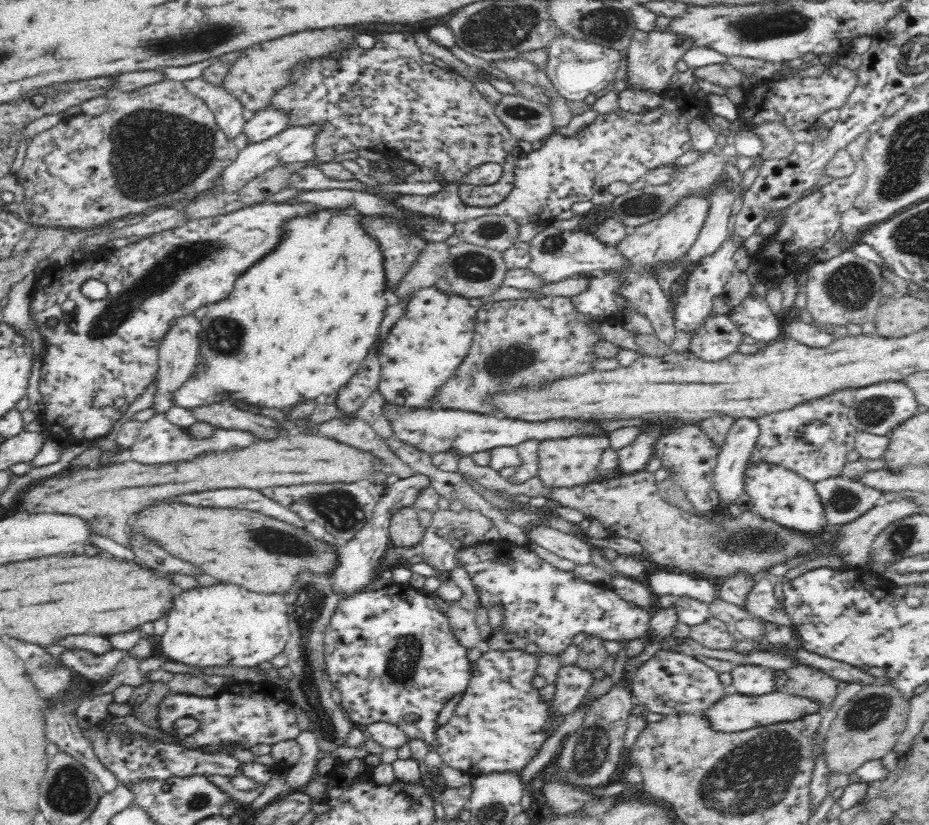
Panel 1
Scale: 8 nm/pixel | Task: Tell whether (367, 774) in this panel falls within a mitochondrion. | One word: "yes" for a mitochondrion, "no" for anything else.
no

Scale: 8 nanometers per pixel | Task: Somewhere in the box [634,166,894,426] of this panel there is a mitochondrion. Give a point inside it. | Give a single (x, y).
(851, 287)

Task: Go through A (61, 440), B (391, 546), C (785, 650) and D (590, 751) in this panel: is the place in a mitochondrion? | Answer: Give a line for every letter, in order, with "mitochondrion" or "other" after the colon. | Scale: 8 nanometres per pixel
A: other
B: other
C: other
D: mitochondrion

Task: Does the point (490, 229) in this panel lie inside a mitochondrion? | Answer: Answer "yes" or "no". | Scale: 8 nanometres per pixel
yes

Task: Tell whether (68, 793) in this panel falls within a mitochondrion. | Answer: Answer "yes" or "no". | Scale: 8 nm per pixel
yes

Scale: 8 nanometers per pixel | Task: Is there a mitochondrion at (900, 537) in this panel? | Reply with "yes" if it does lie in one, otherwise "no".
yes

